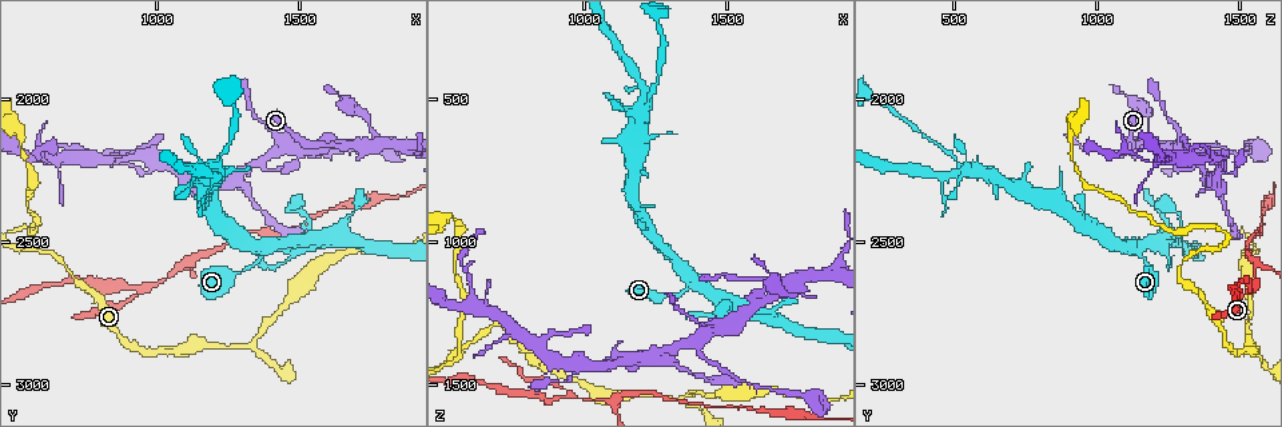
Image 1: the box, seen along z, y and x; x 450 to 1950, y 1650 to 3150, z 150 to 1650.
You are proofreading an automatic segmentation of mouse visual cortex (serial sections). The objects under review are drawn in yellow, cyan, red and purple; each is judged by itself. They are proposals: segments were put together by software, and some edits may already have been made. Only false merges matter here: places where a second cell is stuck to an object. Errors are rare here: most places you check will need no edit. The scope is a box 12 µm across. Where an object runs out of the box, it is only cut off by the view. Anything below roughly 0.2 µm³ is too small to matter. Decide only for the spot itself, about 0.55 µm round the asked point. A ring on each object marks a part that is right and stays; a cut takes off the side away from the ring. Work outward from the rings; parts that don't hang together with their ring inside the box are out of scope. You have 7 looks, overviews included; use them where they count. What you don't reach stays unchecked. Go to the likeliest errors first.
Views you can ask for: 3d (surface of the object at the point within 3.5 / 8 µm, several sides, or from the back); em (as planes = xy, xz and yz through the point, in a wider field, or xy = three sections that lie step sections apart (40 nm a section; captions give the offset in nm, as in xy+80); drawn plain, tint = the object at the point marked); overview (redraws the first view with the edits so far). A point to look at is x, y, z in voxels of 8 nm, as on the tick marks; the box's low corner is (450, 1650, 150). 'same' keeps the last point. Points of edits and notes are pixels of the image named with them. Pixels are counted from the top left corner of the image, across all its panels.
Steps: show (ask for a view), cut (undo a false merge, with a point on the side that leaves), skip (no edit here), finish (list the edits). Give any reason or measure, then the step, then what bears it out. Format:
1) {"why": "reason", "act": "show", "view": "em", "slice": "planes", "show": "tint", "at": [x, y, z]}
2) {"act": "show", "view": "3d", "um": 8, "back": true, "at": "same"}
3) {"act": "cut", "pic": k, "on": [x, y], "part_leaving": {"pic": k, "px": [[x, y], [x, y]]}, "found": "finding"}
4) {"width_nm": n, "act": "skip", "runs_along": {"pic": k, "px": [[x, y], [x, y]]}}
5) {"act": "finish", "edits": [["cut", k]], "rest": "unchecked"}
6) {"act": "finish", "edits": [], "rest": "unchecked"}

{"why": "sharp bend", "act": "show", "view": "3d", "um": 3.5, "back": true, "at": [950, 2670, 1530]}

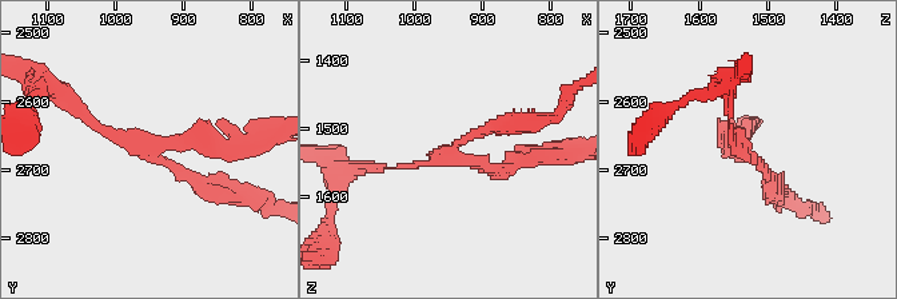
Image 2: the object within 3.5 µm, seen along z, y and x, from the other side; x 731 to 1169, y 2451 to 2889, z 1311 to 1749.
{"why": "now the EM", "act": "show", "view": "em", "slice": "xy", "step": 1, "show": "tint", "at": [950, 2675, 1540]}

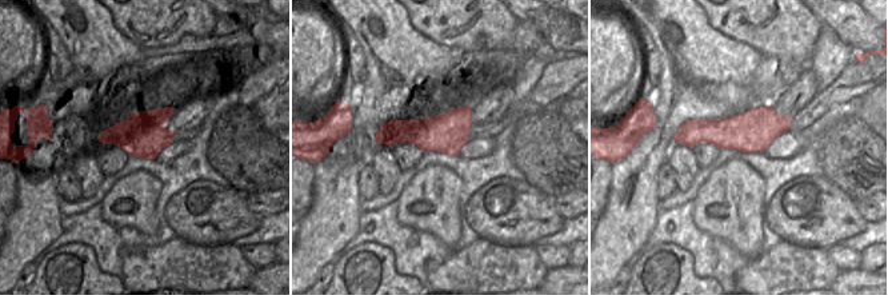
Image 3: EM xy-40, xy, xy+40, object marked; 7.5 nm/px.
{"act": "show", "view": "em", "slice": "xy", "step": 2, "show": "tint", "at": "same"}

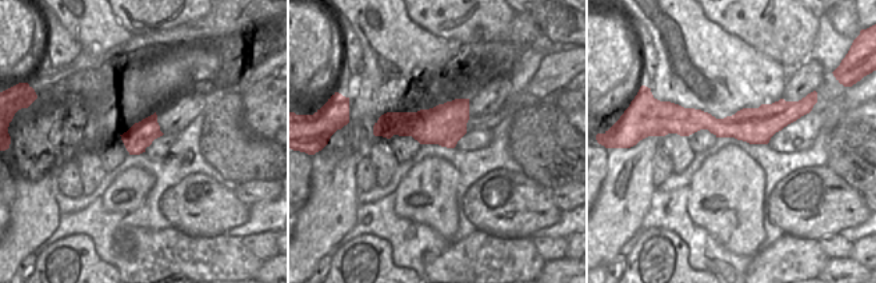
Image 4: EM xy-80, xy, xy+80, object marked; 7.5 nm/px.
{"act": "skip", "runs_along": {"pic": 2, "px": [[214, 192], [75, 106]]}, "found": "continuous, no second cell"}

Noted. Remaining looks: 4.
{"why": "branch point", "act": "show", "view": "3d", "um": 3.5, "back": true, "at": [1220, 2240, 540]}

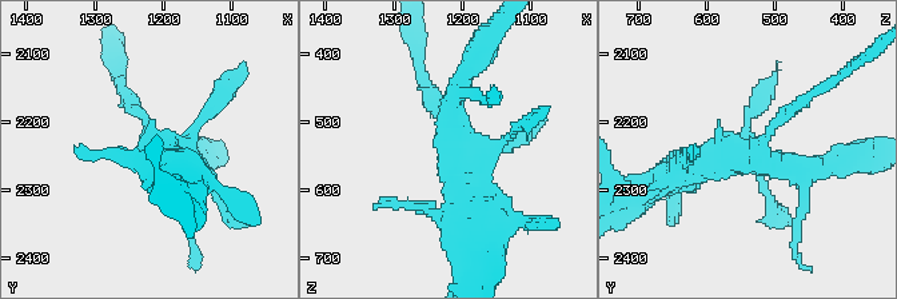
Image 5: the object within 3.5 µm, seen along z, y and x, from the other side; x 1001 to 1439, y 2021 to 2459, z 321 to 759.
{"why": "now the EM", "act": "show", "view": "em", "slice": "xy", "step": 3, "show": "plain", "at": [1220, 2250, 530]}

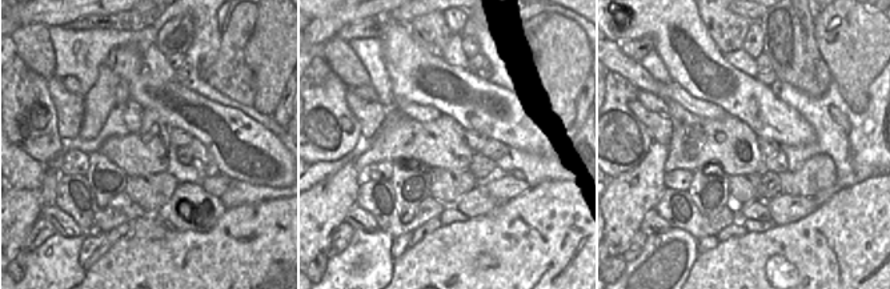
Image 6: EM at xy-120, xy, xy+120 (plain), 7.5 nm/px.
{"act": "show", "view": "em", "slice": "xy", "step": 3, "show": "tint", "at": "same"}

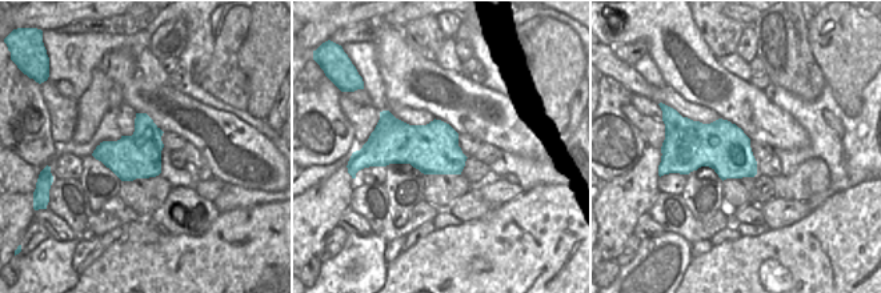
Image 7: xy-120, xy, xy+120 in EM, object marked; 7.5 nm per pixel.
{"act": "skip", "runs_along": {"pic": 5, "px": [[475, 215], [447, 140], [471, 62]]}, "found": "one cell here"}

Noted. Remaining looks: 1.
{"act": "finish", "edits": [], "rest": "unchecked"}

